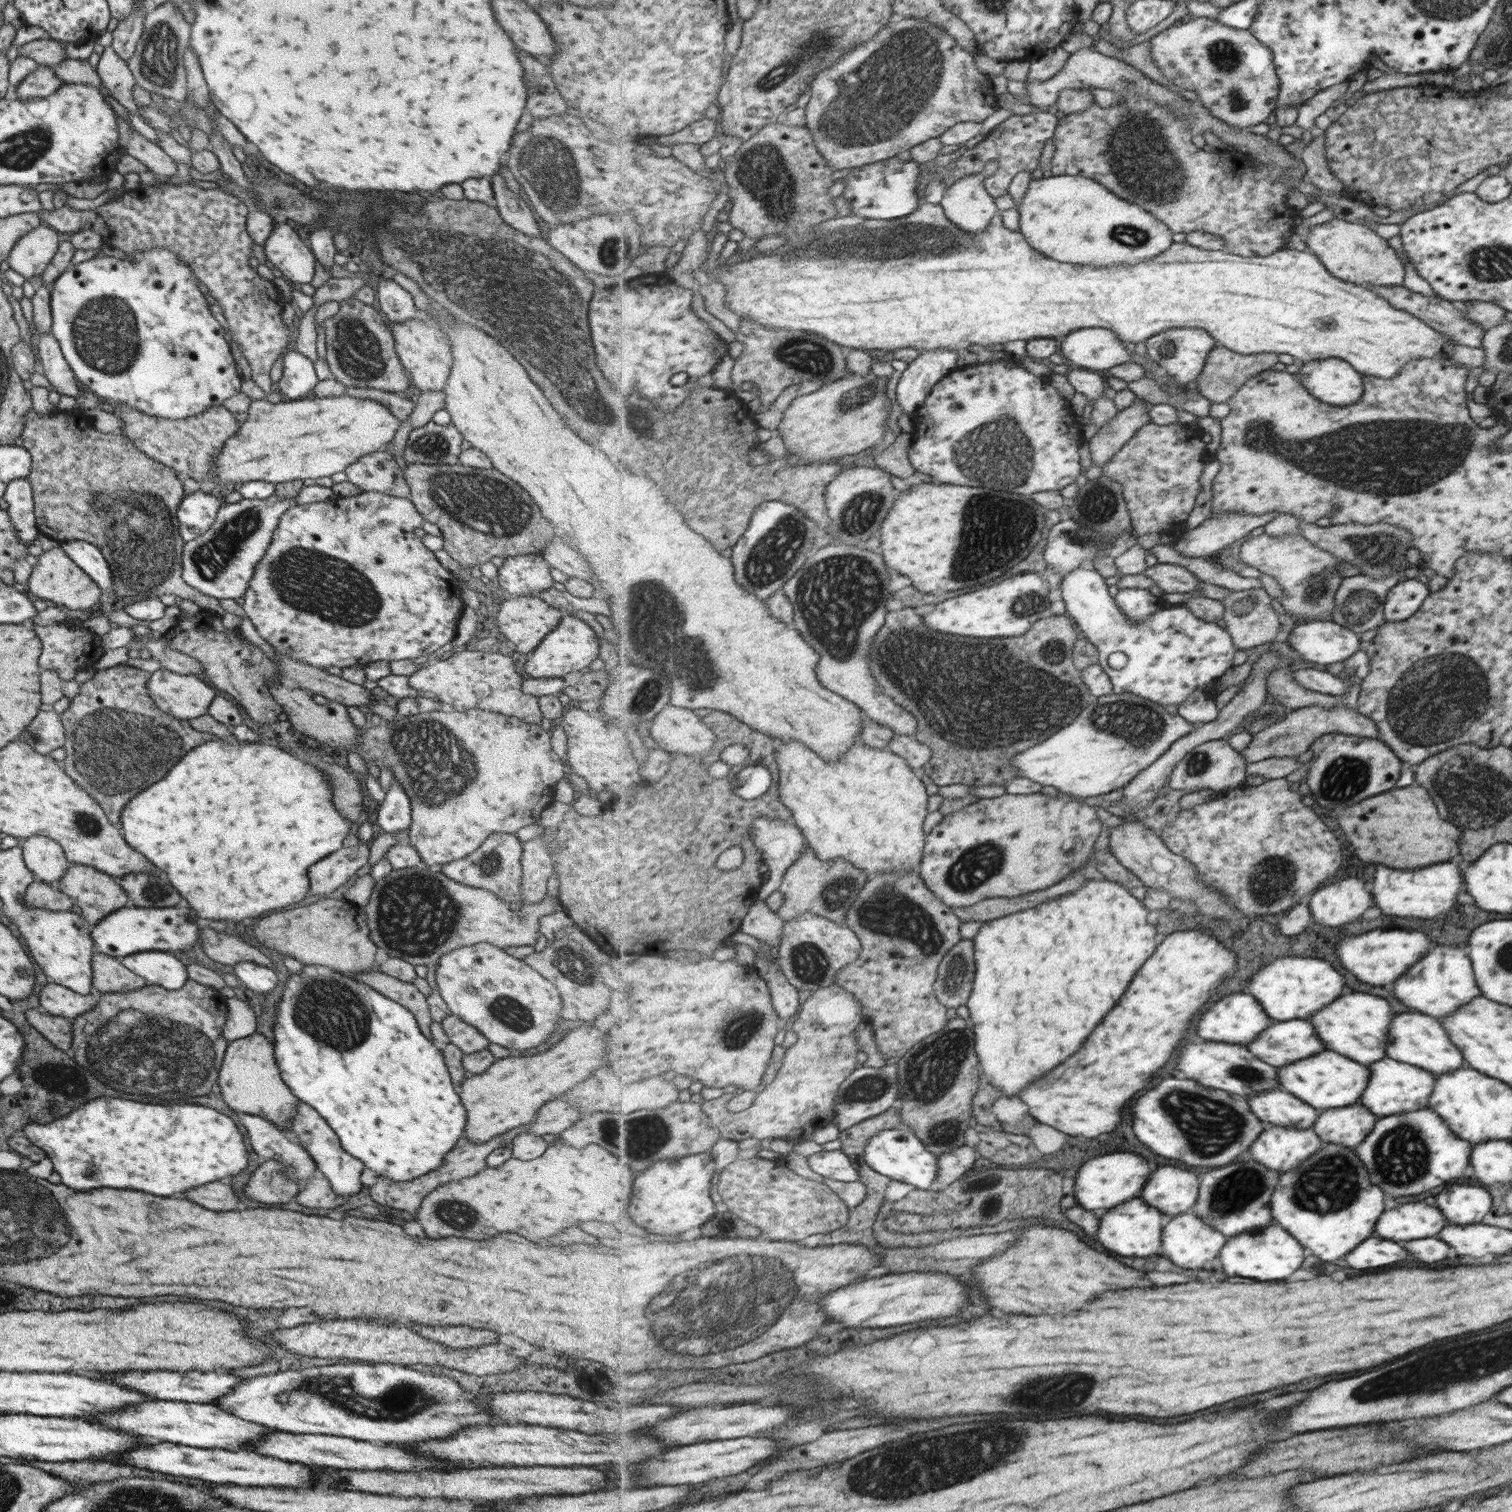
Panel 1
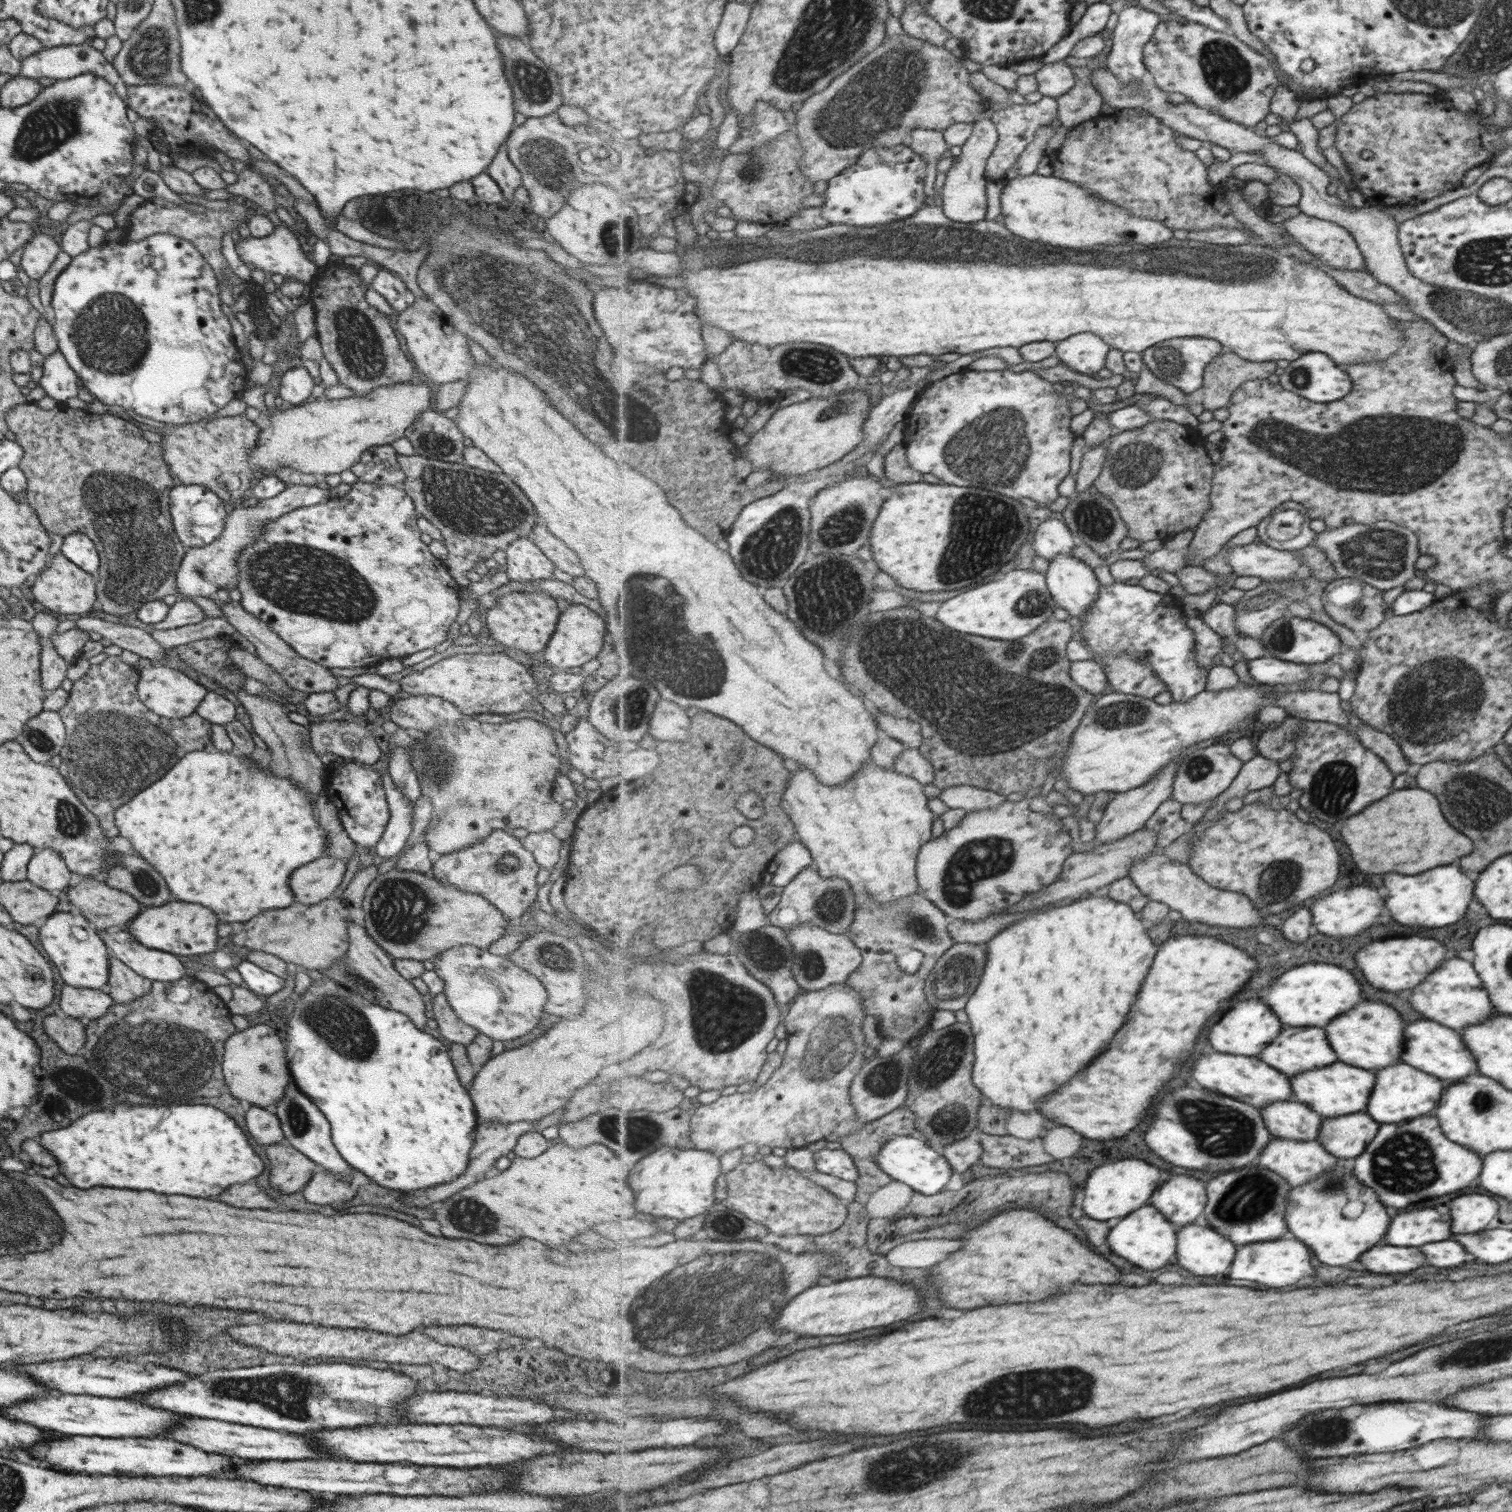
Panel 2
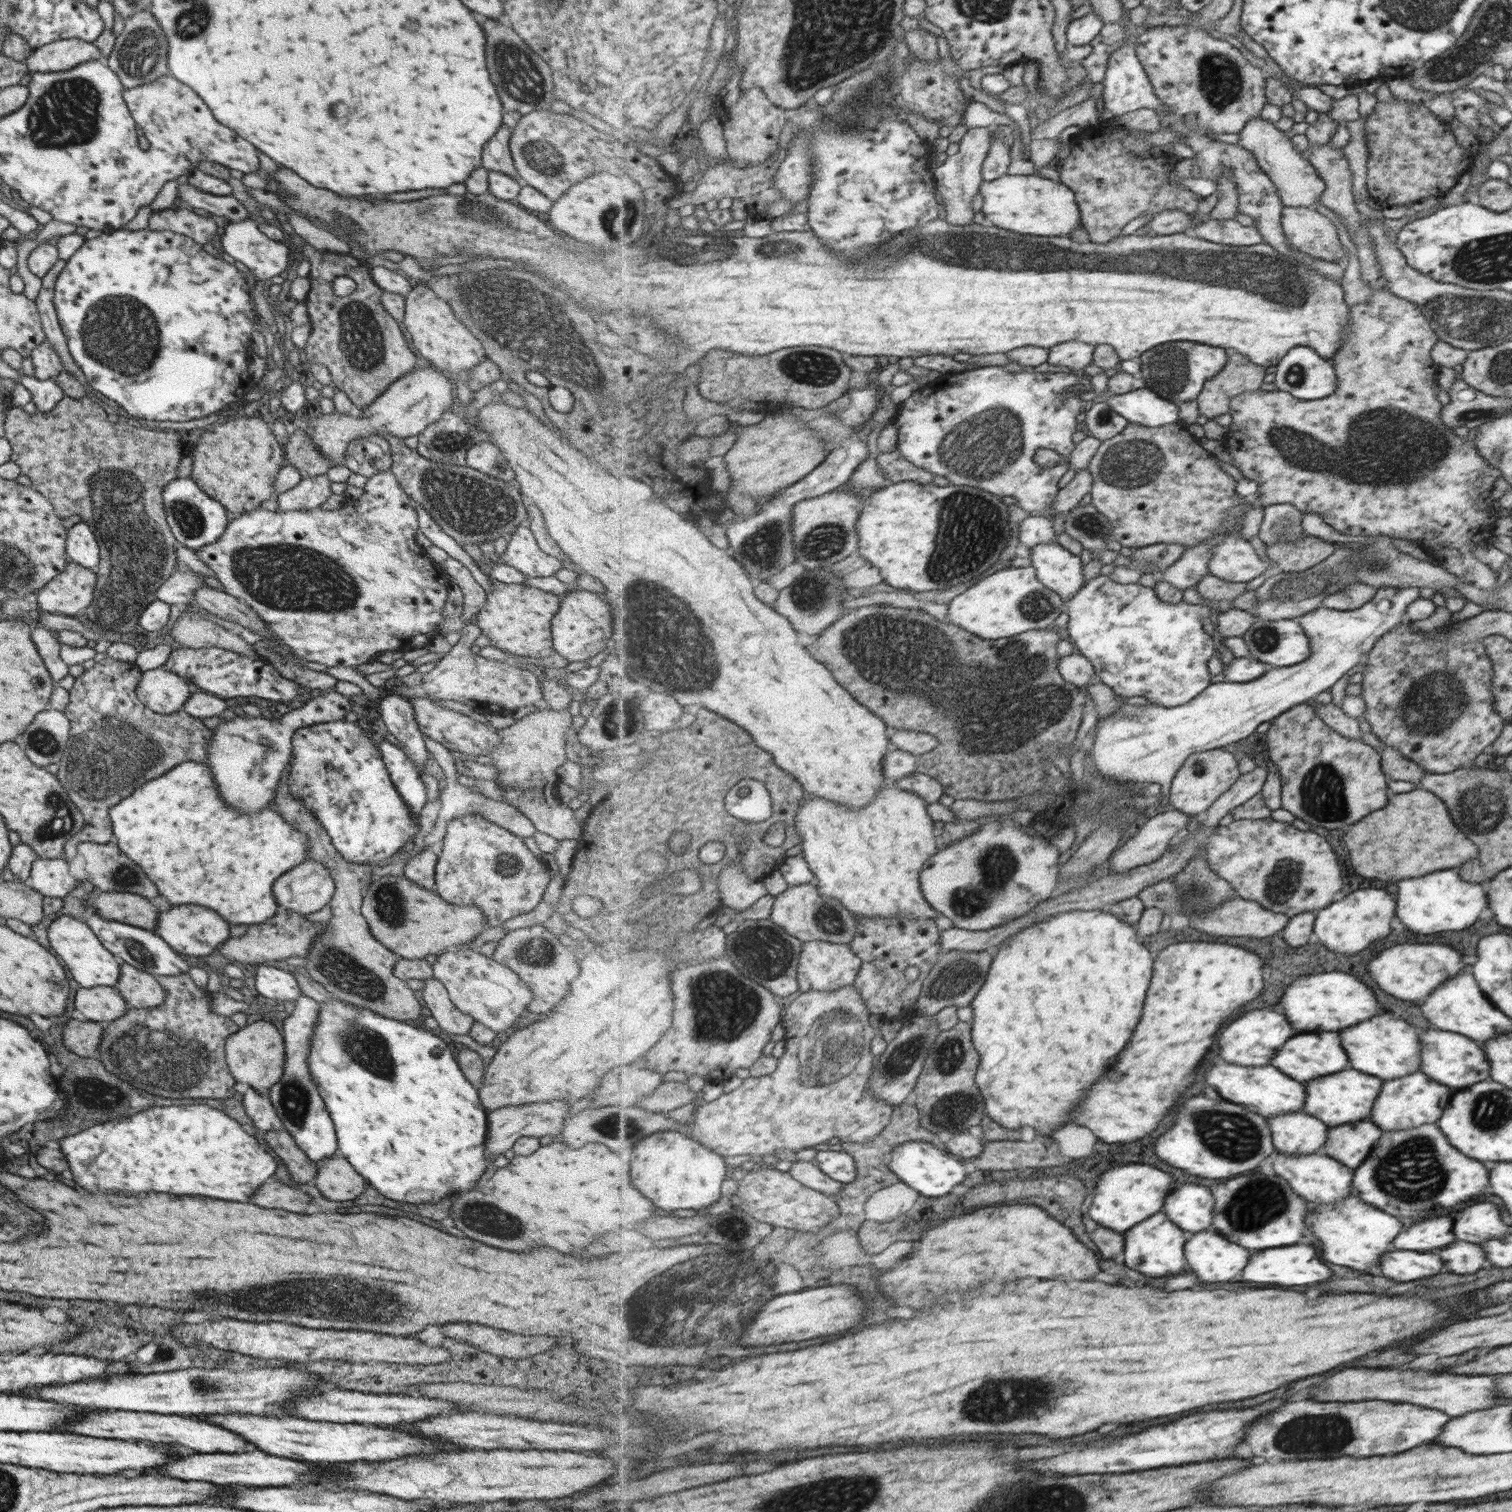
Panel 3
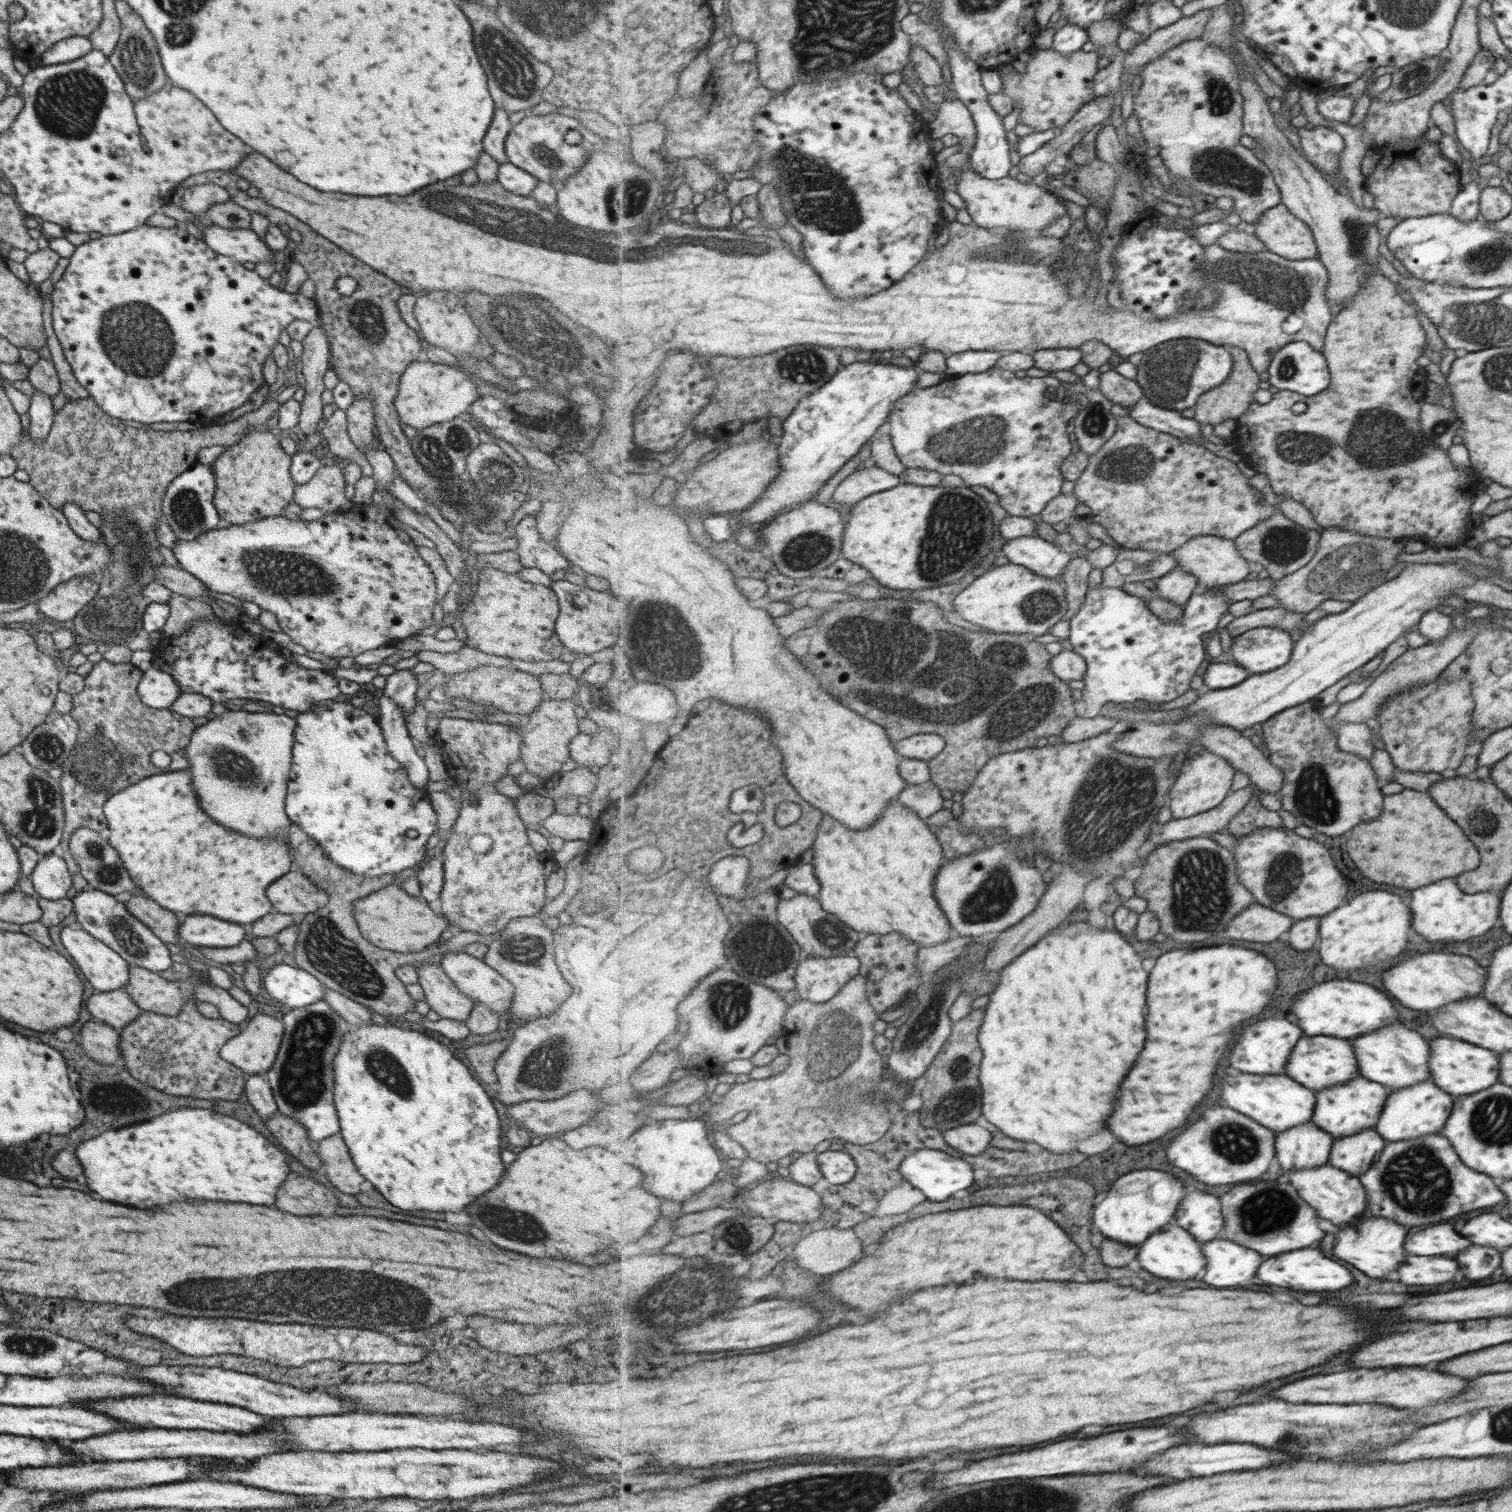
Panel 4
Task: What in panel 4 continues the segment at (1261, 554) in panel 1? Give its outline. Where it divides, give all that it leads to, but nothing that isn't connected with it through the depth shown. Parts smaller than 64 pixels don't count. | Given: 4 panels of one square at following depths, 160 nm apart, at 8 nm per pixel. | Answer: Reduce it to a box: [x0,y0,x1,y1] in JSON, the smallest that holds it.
[1171,536,1257,589]

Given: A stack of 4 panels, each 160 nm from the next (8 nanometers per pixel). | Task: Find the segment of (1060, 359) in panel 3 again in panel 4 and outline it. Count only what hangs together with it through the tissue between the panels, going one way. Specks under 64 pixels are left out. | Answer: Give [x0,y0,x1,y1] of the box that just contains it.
[1033,347,1083,371]

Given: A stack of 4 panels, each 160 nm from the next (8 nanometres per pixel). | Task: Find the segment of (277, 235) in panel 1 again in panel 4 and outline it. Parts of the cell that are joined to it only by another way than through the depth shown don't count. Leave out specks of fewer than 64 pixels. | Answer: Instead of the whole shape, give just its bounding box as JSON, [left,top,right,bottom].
[200,223,279,263]

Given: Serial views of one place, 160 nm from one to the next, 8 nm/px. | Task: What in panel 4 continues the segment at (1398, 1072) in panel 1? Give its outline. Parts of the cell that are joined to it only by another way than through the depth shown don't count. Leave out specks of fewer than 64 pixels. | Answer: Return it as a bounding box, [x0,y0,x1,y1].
[1375,1078,1453,1142]

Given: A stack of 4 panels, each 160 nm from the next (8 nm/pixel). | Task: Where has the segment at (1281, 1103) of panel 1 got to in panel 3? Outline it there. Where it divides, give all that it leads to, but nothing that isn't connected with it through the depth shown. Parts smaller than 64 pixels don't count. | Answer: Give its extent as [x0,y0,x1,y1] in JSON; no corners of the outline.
[1269,1110,1327,1154]

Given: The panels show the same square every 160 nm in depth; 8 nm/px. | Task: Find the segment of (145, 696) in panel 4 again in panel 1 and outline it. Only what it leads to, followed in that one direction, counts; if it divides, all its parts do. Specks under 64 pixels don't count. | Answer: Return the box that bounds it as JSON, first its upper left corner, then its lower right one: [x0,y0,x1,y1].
[146,668,215,719]

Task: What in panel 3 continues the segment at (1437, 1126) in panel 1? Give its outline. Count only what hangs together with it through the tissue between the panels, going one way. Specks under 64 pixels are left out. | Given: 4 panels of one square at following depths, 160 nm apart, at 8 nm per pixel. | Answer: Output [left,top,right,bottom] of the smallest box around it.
[1352,1123,1489,1218]

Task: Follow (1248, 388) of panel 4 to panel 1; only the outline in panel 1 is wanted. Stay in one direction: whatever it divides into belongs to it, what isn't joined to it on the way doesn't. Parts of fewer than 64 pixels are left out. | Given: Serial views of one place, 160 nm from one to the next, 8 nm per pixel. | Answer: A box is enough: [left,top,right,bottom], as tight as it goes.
[1197,346,1279,403]

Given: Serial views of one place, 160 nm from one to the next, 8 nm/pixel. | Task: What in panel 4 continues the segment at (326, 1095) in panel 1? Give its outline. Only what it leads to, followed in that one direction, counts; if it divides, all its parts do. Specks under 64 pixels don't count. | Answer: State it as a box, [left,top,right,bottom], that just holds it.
[333,1024,505,1212]

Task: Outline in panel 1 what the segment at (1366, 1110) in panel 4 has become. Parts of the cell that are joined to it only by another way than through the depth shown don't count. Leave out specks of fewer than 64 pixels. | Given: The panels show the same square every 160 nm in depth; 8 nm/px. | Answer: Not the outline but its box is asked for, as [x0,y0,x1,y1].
[1281,1050,1369,1111]

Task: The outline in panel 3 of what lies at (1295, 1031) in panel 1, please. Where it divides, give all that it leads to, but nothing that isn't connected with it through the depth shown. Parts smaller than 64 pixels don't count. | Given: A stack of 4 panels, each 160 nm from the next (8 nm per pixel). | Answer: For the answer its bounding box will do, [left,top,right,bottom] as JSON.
[1272,1032,1347,1082]

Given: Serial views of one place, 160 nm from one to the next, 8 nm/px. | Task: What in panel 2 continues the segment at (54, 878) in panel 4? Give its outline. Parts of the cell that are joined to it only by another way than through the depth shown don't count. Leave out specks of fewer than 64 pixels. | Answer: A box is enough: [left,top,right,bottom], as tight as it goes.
[26,849,75,890]

